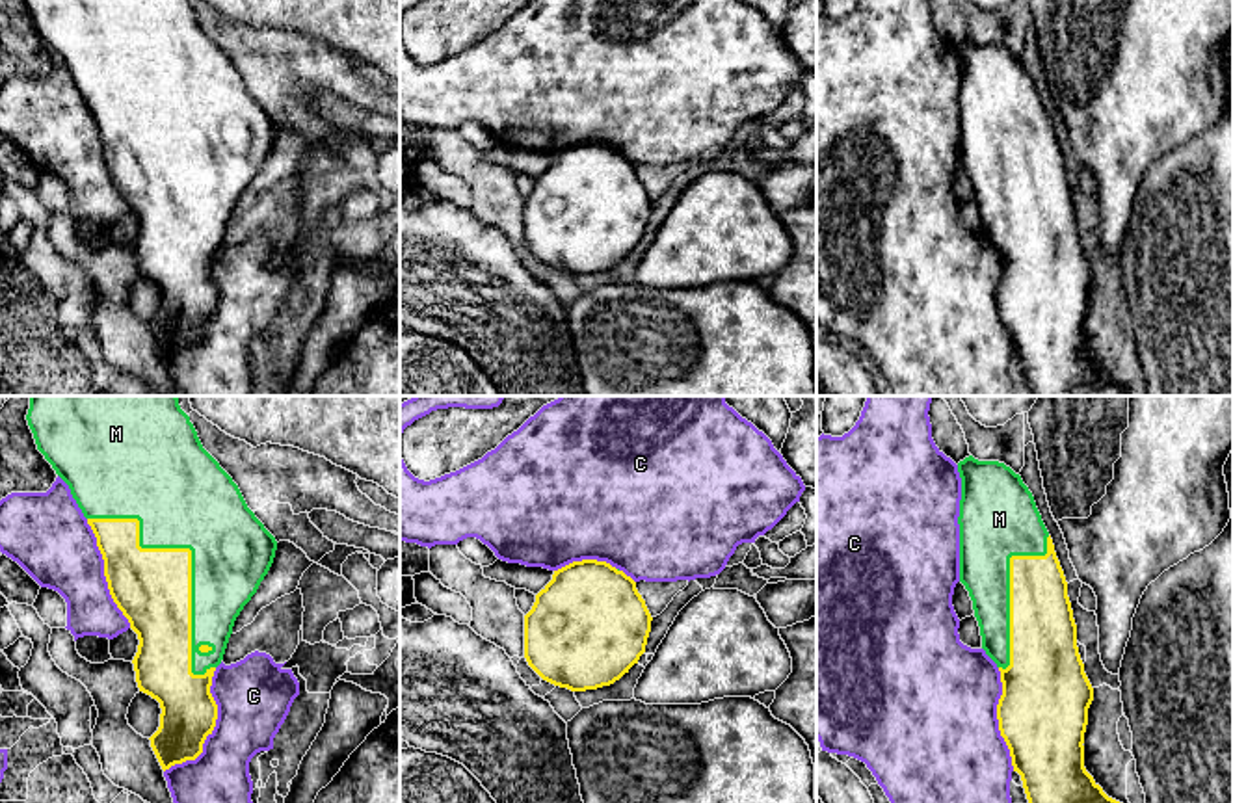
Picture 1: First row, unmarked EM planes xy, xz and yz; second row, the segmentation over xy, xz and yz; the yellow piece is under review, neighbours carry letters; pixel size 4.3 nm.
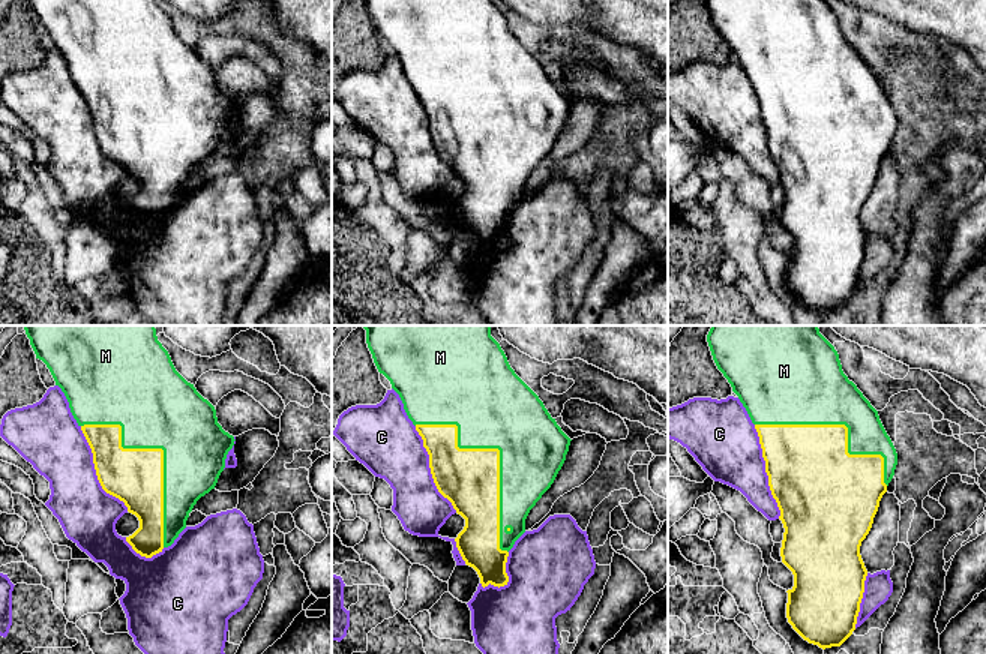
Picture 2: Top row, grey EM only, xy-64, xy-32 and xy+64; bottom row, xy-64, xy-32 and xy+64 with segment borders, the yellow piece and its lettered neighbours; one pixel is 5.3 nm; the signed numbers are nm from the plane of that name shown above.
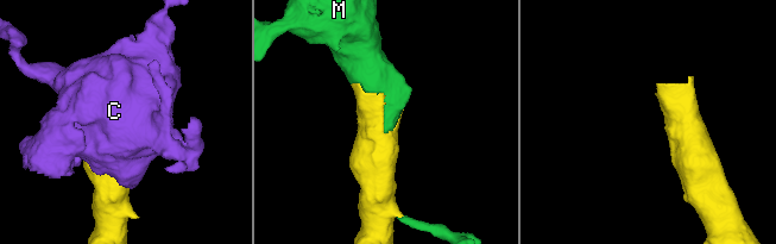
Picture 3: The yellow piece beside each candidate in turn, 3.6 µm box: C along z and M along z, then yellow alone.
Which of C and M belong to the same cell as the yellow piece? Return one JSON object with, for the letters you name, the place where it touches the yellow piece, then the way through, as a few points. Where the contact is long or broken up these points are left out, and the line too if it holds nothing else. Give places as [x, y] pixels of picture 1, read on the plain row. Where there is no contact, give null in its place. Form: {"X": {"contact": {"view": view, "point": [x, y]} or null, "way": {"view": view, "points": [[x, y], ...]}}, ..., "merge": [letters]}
{"M": {"contact": {"view": "xy", "point": [190, 144]}}, "merge": ["M"]}

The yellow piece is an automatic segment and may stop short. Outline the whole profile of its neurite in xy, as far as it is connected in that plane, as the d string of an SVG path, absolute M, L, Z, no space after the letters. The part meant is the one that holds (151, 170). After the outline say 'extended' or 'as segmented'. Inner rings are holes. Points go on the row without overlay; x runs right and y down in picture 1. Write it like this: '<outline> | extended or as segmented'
M26 0L37 33L69 69L104 143L110 178L139 229L132 244L139 275L160 286L160 310L149 322L162 349L195 344L212 318L218 288L210 277L232 210L268 158L277 125L247 91L238 69L203 32L190 0Z | extended

